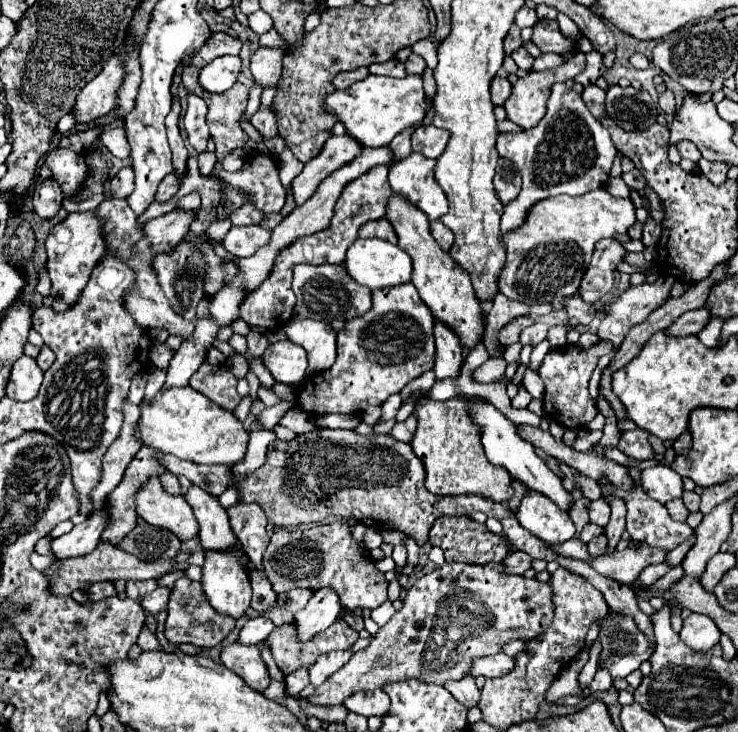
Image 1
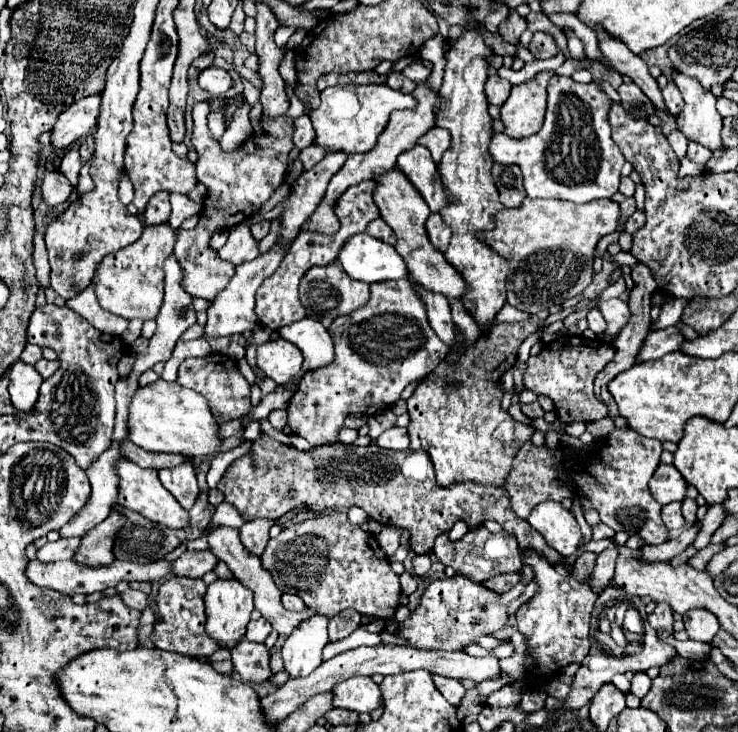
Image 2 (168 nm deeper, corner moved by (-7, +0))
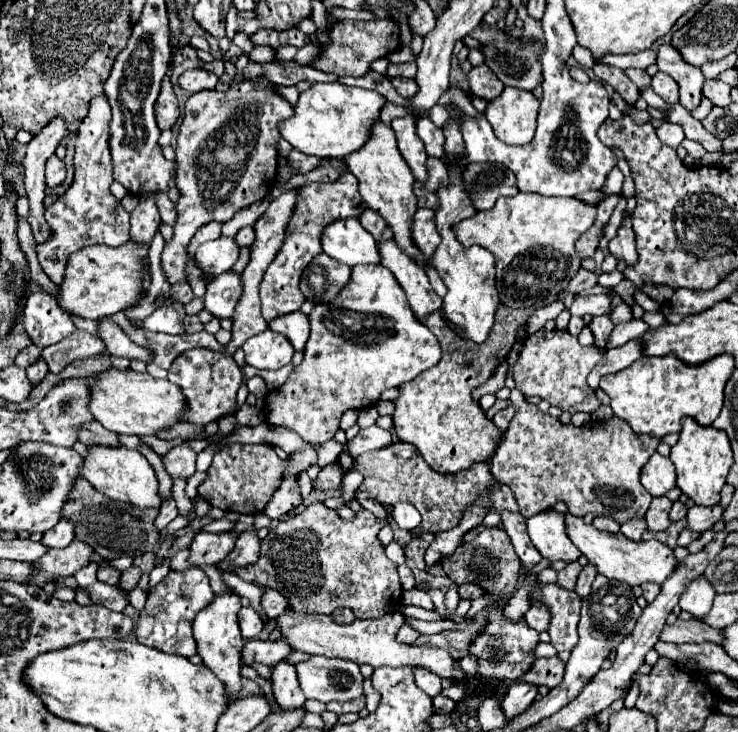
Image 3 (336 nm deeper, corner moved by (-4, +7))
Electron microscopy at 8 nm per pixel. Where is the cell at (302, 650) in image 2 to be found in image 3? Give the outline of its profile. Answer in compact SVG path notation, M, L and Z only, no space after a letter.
M282 660L280 664L274 666L272 694L274 694L274 700L278 702L278 706L282 710L300 708L306 702L304 692L298 684L298 678L296 678L296 666L292 662Z

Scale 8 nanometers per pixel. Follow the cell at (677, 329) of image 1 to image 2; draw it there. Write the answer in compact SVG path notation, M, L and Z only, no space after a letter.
M667 327L655 333L649 333L643 347L637 353L635 363L643 363L643 361L653 361L653 359L661 359L663 355L677 351L679 345L683 343L683 335L679 333L677 327Z

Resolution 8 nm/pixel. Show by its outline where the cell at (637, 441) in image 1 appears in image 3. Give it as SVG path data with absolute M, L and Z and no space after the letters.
M516 388L511 390L509 399L518 410L516 416L510 420L510 426L504 432L494 458L490 460L490 470L498 482L504 482L512 488L520 506L520 514L524 518L530 518L548 506L554 506L558 500L566 502L572 516L580 518L592 512L594 516L602 514L616 520L618 524L624 524L632 518L646 516L652 496L640 484L640 472L650 456L656 452L660 440L650 438L648 434L636 434L628 426L628 422L616 416L610 420L588 422L580 428L574 424L560 424L558 418L552 418L550 414L540 412L534 404L525 402L524 395Z

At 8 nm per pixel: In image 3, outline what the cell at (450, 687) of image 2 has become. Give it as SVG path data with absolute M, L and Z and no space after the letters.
M416 668L416 684L428 694L438 696L442 692L442 678L426 668Z

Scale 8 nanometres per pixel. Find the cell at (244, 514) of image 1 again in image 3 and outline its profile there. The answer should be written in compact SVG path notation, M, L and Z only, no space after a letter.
M250 528L250 530L242 532L238 536L234 550L218 566L222 570L226 570L226 568L238 568L238 566L248 566L248 564L256 562L258 556L260 556L260 538L258 538L256 528Z

